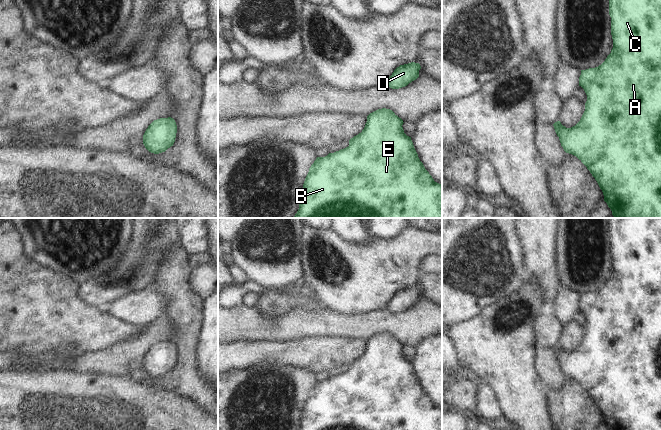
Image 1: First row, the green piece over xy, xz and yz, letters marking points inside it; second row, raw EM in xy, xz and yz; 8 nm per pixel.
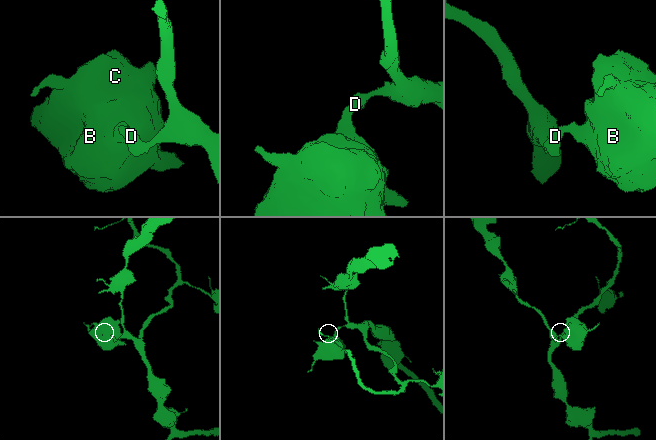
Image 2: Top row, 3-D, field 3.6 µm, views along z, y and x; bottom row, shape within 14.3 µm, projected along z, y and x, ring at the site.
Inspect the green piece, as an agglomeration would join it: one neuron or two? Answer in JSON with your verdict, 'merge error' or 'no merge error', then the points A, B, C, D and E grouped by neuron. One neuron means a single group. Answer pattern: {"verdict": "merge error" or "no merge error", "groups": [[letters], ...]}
{"verdict": "no merge error", "groups": [["A", "B", "C", "D", "E"]]}

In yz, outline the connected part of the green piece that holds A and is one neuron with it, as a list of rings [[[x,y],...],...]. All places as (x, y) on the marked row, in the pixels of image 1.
[[[609,0],[609,15],[611,17],[611,35],[613,39],[613,48],[611,50],[611,53],[598,67],[581,70],[581,75],[579,77],[579,86],[584,89],[587,95],[585,111],[580,121],[571,128],[566,128],[561,124],[560,121],[555,122],[553,126],[564,151],[576,156],[587,167],[592,176],[595,178],[600,189],[603,192],[604,201],[611,209],[612,215],[615,218],[661,218],[661,0]]]

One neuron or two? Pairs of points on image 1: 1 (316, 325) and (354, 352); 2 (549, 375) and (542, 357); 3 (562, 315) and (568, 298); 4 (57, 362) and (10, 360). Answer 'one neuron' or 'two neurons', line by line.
1: two neurons
2: one neuron
3: one neuron
4: one neuron

